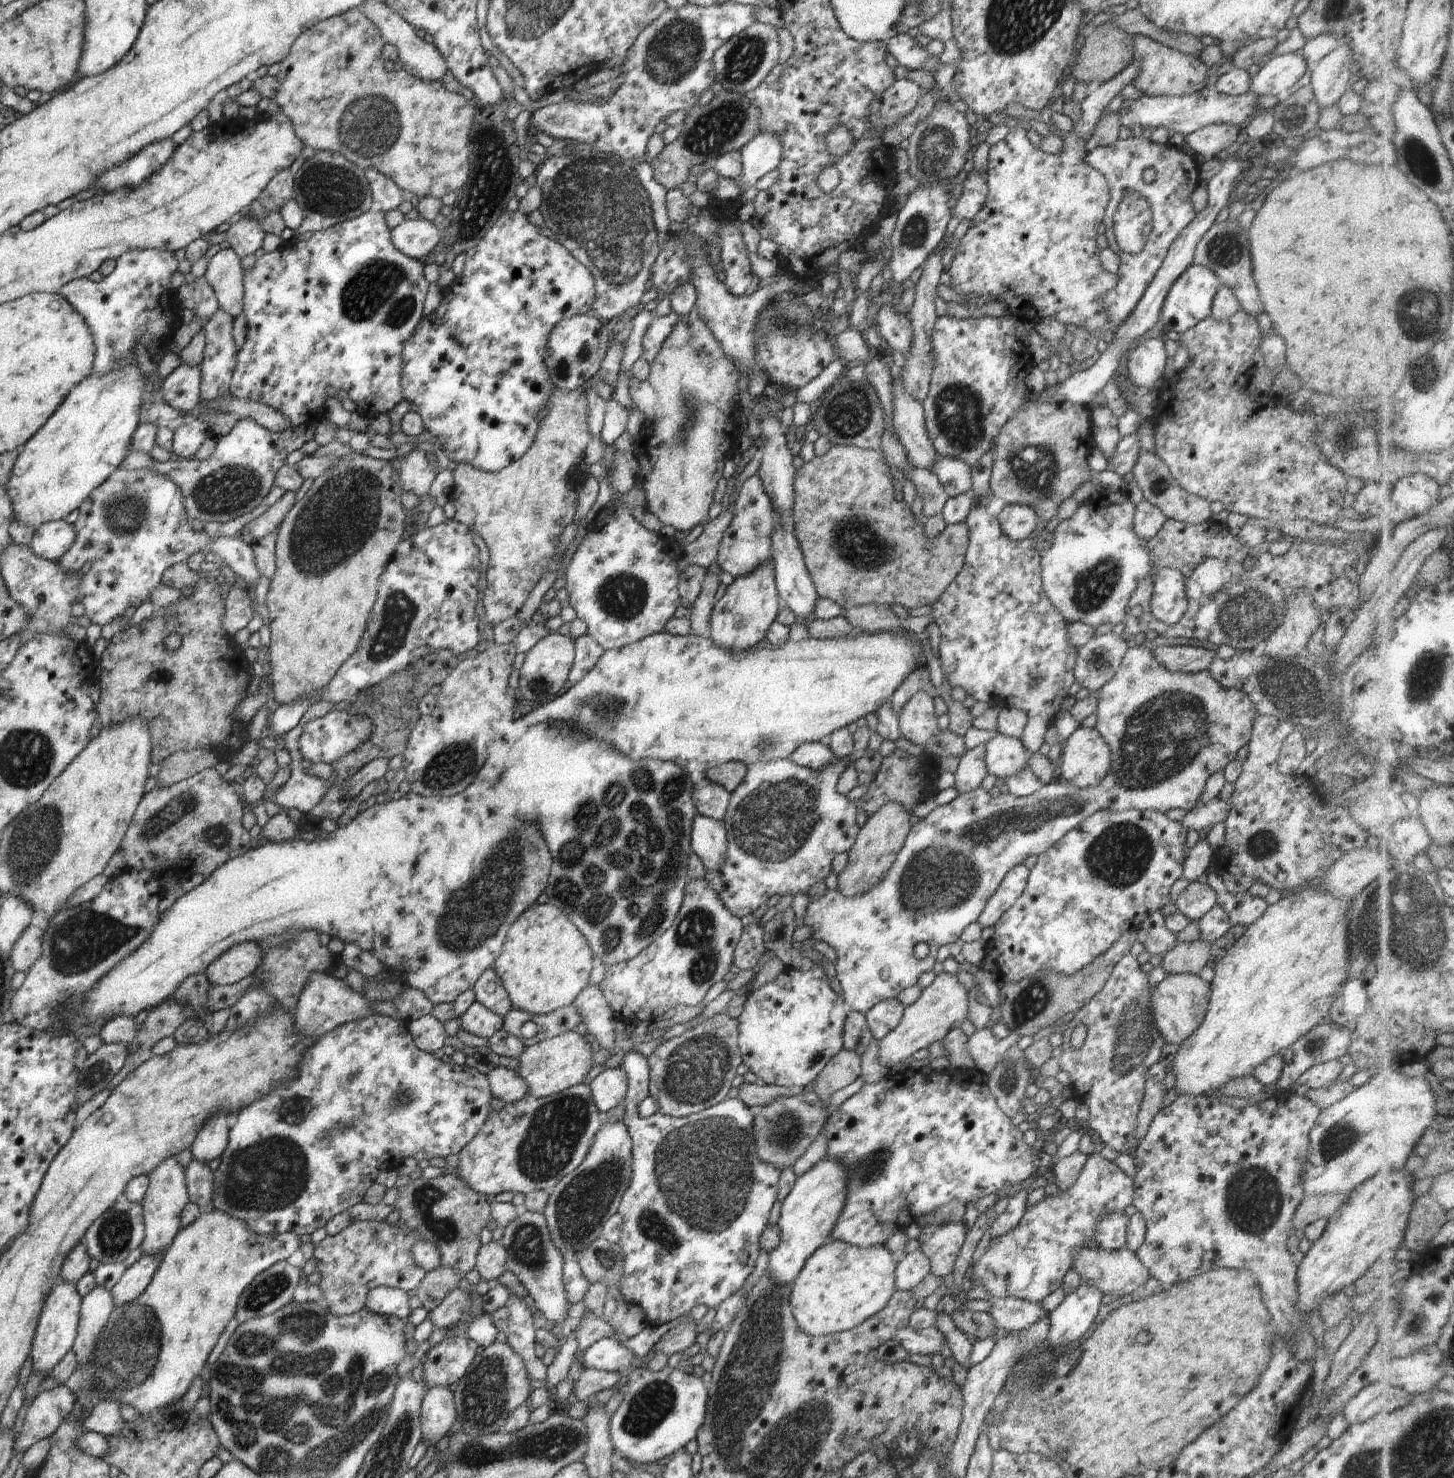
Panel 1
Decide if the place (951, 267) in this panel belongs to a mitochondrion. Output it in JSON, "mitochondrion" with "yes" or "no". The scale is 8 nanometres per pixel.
{"mitochondrion":"no"}

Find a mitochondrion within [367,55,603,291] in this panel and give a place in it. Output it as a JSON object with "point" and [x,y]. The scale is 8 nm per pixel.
{"point":[489,159]}

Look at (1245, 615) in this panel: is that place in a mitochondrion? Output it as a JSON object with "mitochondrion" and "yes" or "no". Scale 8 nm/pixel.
{"mitochondrion":"yes"}

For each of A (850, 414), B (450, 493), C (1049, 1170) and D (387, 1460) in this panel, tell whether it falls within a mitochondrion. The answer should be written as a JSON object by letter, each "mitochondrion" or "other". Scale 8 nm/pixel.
{"A":"mitochondrion","B":"other","C":"other","D":"mitochondrion"}

